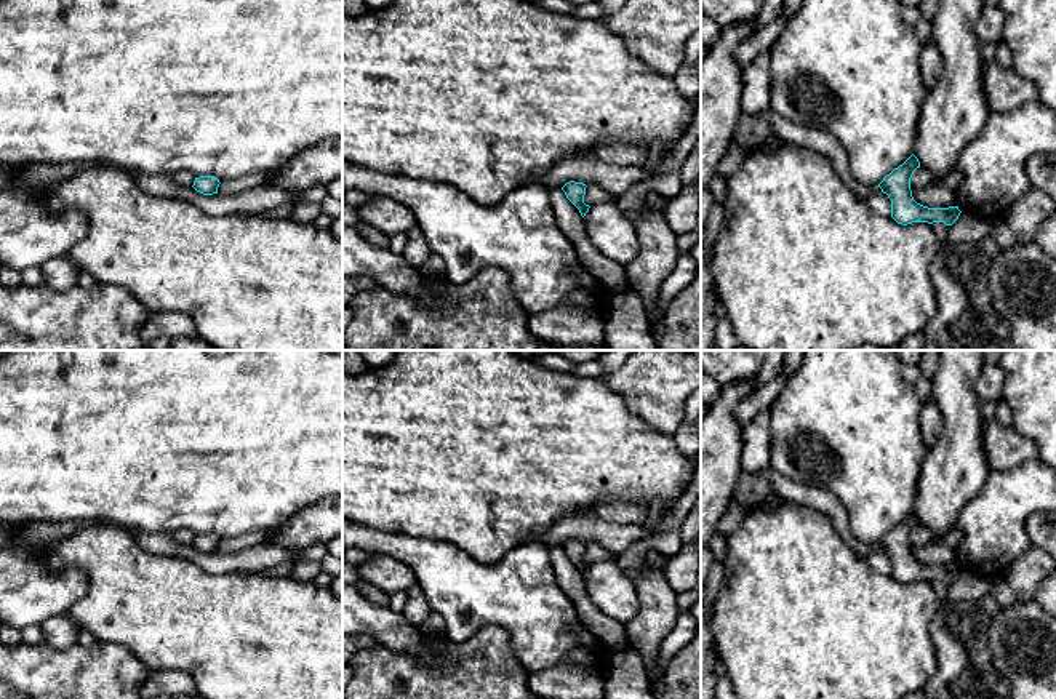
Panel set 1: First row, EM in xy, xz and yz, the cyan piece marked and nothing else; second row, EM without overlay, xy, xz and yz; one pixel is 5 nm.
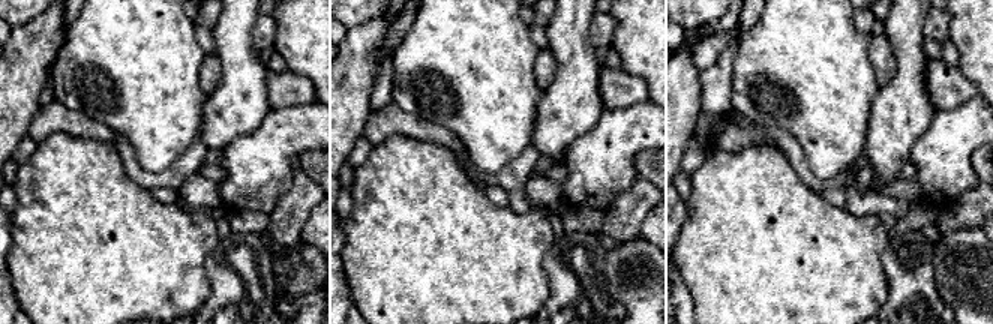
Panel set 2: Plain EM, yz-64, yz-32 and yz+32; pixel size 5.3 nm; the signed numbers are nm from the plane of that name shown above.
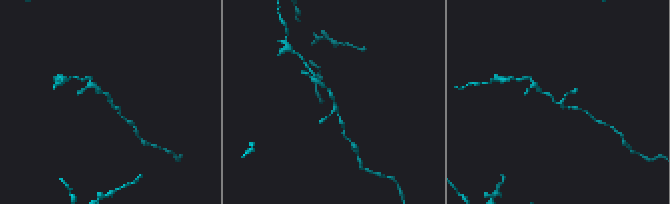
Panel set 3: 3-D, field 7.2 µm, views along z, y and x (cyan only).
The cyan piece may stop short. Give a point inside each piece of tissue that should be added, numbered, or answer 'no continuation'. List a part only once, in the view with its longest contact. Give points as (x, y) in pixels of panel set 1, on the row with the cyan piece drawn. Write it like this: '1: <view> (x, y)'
no continuation

